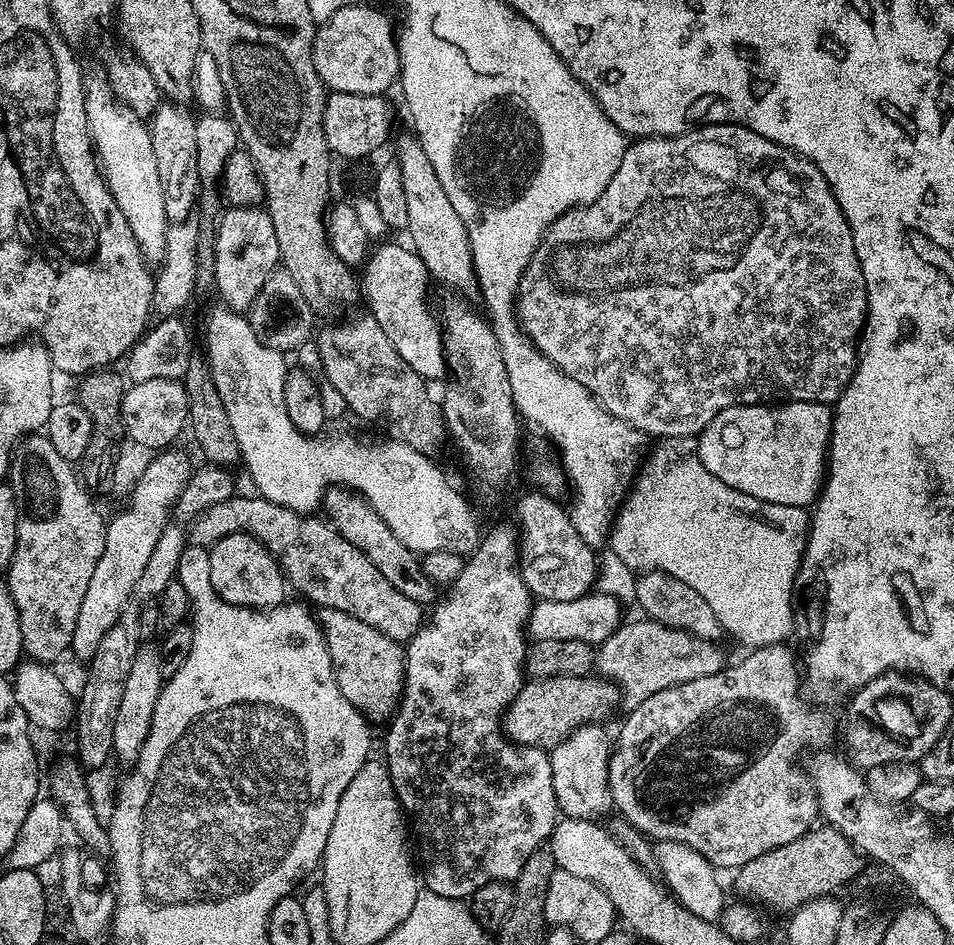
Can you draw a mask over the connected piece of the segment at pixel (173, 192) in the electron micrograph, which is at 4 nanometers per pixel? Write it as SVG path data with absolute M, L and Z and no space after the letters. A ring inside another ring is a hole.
M164 102L152 113L148 124L154 158L158 158L158 178L162 178L162 194L166 198L166 214L172 224L181 224L193 215L196 195L202 192L198 174L198 145L194 126L197 117L176 102Z

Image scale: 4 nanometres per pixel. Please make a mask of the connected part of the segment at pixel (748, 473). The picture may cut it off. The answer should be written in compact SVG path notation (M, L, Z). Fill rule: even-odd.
M790 400L724 408L696 440L702 466L726 486L778 506L815 505L826 479L834 412L829 405Z

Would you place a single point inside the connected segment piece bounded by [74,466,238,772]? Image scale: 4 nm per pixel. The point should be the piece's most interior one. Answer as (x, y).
(96, 710)

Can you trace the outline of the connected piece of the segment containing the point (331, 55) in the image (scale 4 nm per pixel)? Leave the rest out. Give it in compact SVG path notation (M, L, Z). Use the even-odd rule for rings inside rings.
M356 2L338 10L317 27L312 57L325 89L334 92L384 96L400 75L400 45L387 14Z

